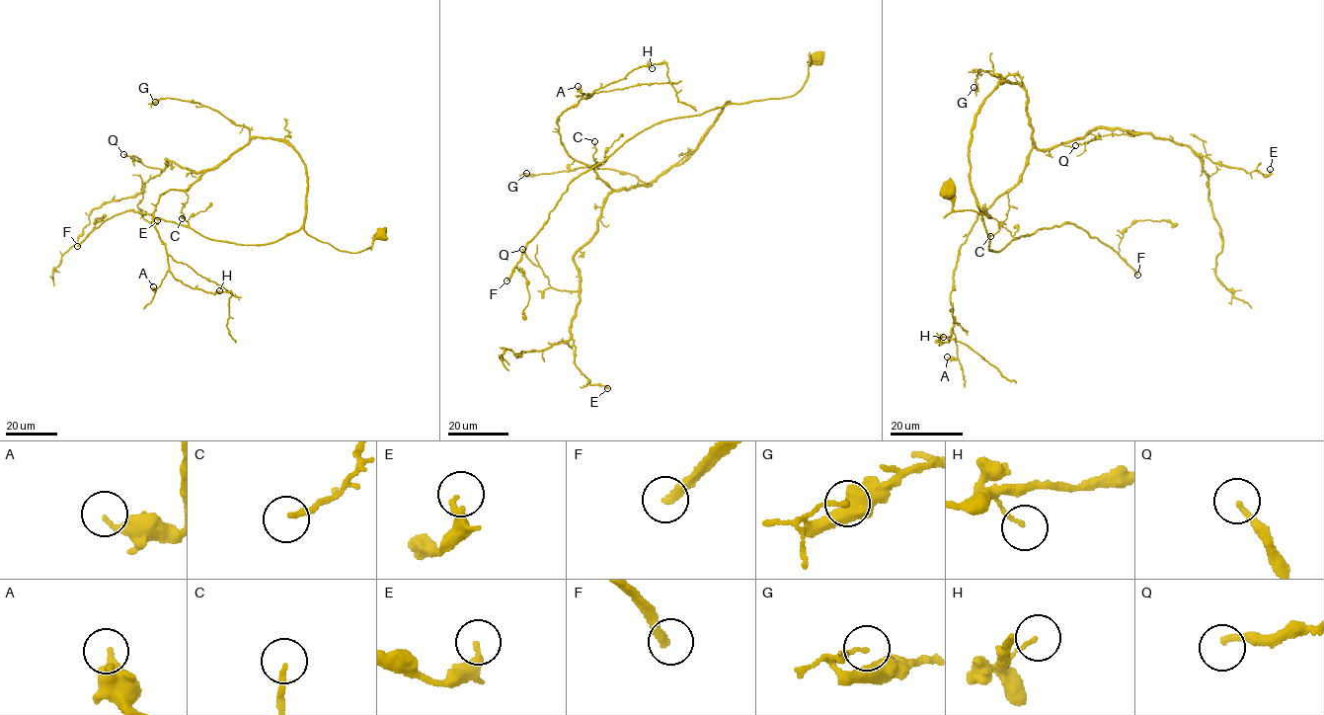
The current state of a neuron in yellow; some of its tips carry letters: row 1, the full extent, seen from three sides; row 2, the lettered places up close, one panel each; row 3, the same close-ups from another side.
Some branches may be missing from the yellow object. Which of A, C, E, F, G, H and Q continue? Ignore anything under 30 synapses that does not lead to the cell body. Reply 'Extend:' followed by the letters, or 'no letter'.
Extend: F

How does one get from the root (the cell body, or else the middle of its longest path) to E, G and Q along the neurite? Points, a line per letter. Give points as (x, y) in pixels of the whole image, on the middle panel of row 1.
E: (815, 56), (794, 95), (728, 102), (650, 186), (607, 196), (574, 256), (571, 333), (577, 368), (607, 388)
G: (815, 56), (807, 80), (794, 95), (728, 102), (700, 144), (651, 184), (612, 169), (526, 173)
Q: (815, 56), (794, 95), (728, 102), (650, 186), (607, 196), (574, 256), (578, 290), (551, 286), (522, 249)

